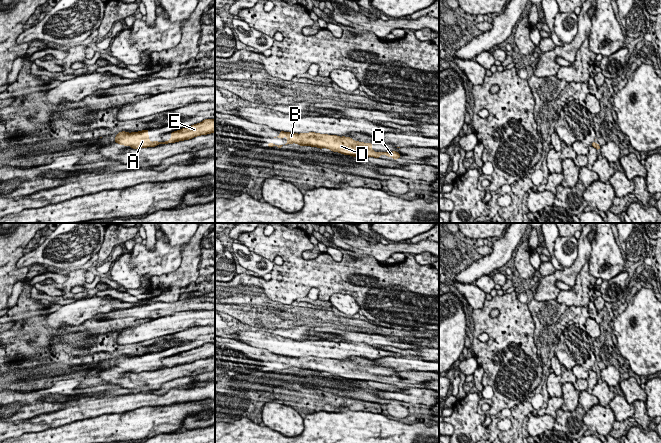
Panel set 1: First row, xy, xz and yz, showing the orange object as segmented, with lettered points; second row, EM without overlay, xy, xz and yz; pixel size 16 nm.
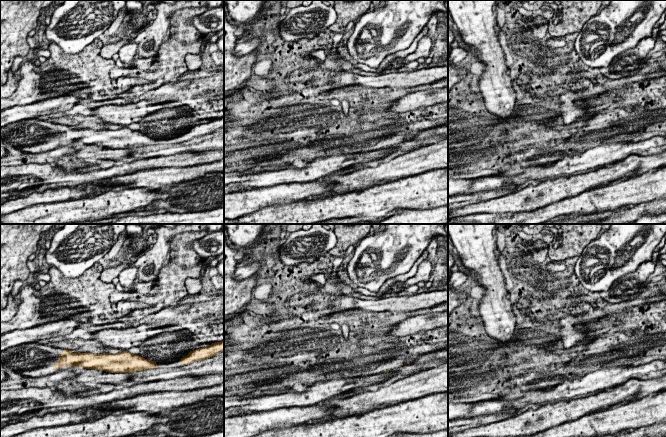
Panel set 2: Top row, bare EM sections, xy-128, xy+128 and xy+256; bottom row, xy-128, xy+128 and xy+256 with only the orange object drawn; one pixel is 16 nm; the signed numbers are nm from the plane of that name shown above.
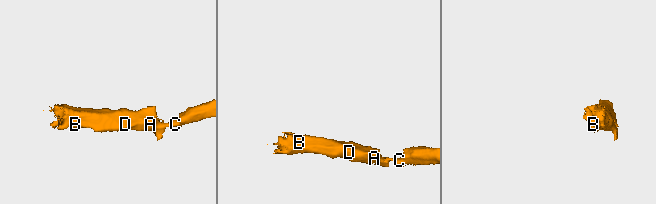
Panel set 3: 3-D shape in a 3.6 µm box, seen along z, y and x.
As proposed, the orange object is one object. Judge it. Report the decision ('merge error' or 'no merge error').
no merge error

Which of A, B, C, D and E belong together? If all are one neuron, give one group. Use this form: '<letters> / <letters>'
A B C D E

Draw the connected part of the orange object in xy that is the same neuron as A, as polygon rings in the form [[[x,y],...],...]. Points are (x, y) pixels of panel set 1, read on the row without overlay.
[[[205,343],[201,347],[191,349],[186,352],[182,352],[175,356],[171,356],[171,363],[164,366],[159,366],[159,365],[150,366],[148,356],[149,356],[148,353],[132,357],[122,355],[120,357],[117,357],[115,361],[115,367],[125,370],[131,370],[132,373],[140,373],[146,371],[155,371],[158,368],[162,369],[162,368],[188,364],[196,360],[214,357],[215,343]]]

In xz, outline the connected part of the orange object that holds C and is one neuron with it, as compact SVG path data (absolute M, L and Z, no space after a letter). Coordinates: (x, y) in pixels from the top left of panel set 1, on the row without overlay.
M280 355L280 359L277 360L280 363L283 363L284 360L287 360L287 368L296 367L300 370L312 370L318 371L320 373L327 372L333 376L339 376L344 379L351 379L353 381L375 381L380 382L380 379L386 379L388 381L393 381L394 385L397 382L401 382L401 379L396 376L374 376L372 374L372 367L363 367L354 365L350 361L339 361L336 359L327 359L319 357L289 357Z

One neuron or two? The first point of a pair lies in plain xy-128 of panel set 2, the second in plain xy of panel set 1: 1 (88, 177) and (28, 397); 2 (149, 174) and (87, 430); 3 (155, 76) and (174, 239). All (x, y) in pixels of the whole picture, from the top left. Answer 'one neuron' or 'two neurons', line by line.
1: one neuron
2: two neurons
3: two neurons

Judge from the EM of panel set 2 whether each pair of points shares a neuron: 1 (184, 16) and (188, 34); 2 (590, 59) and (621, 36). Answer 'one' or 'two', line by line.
1: one
2: one

